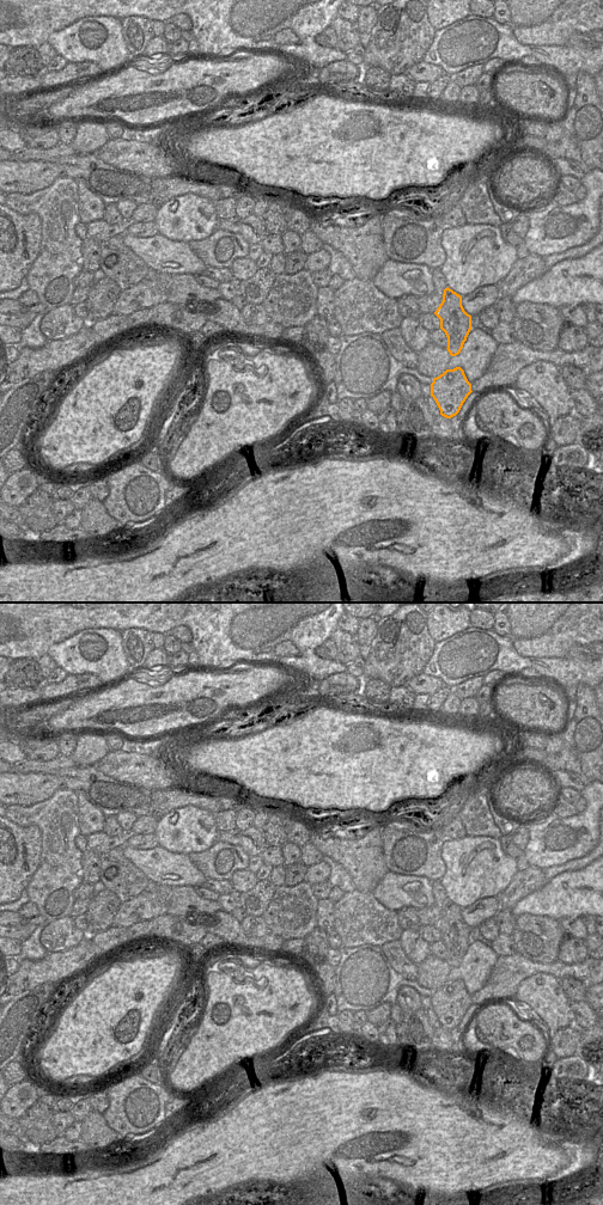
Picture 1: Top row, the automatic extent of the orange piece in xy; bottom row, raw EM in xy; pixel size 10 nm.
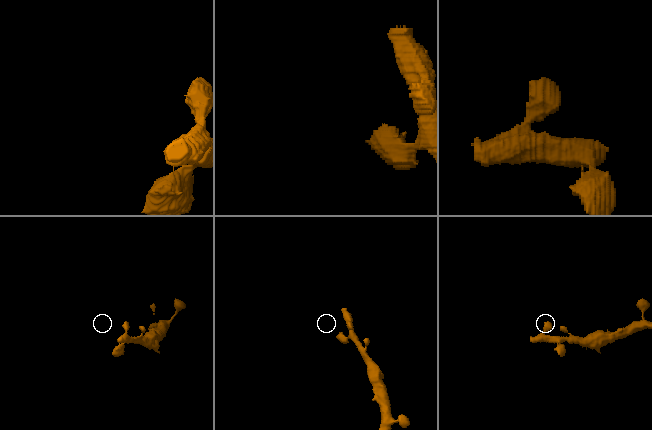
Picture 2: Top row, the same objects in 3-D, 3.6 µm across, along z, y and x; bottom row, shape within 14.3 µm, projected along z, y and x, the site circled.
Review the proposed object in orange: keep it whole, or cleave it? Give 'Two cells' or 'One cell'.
One cell

